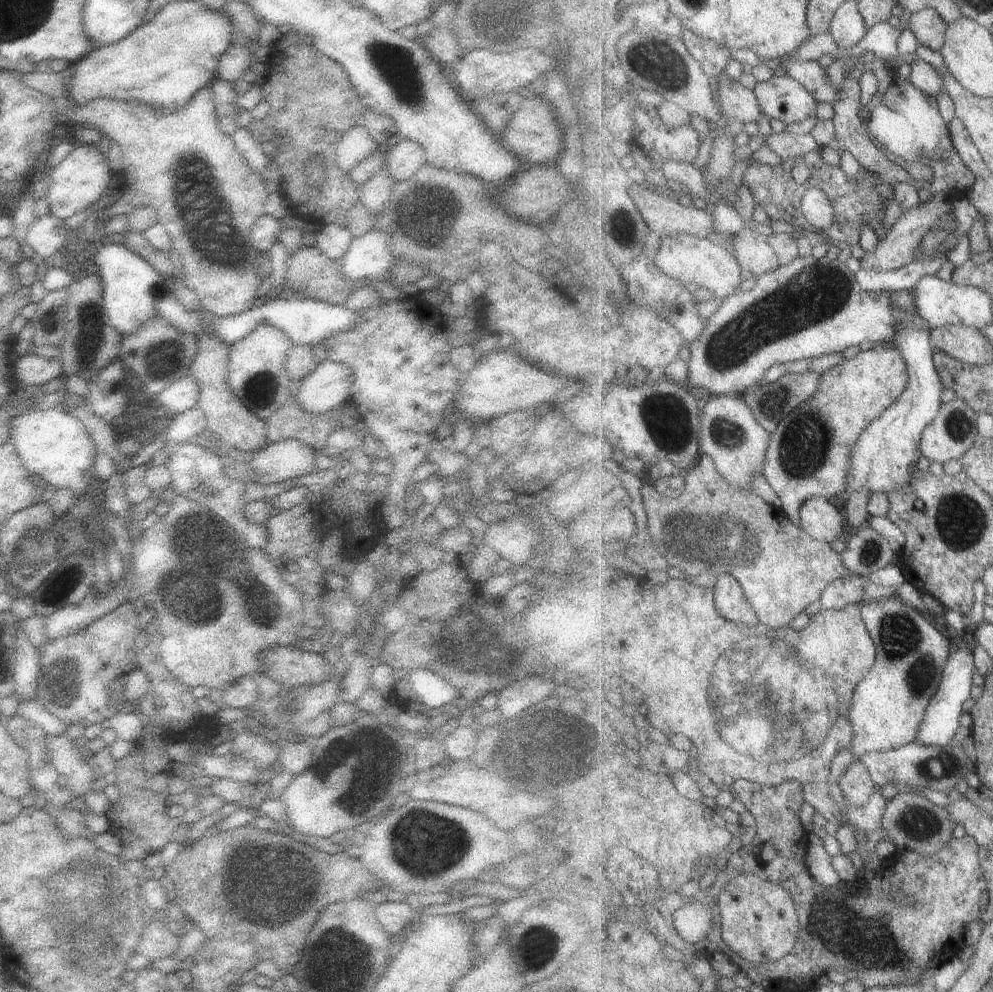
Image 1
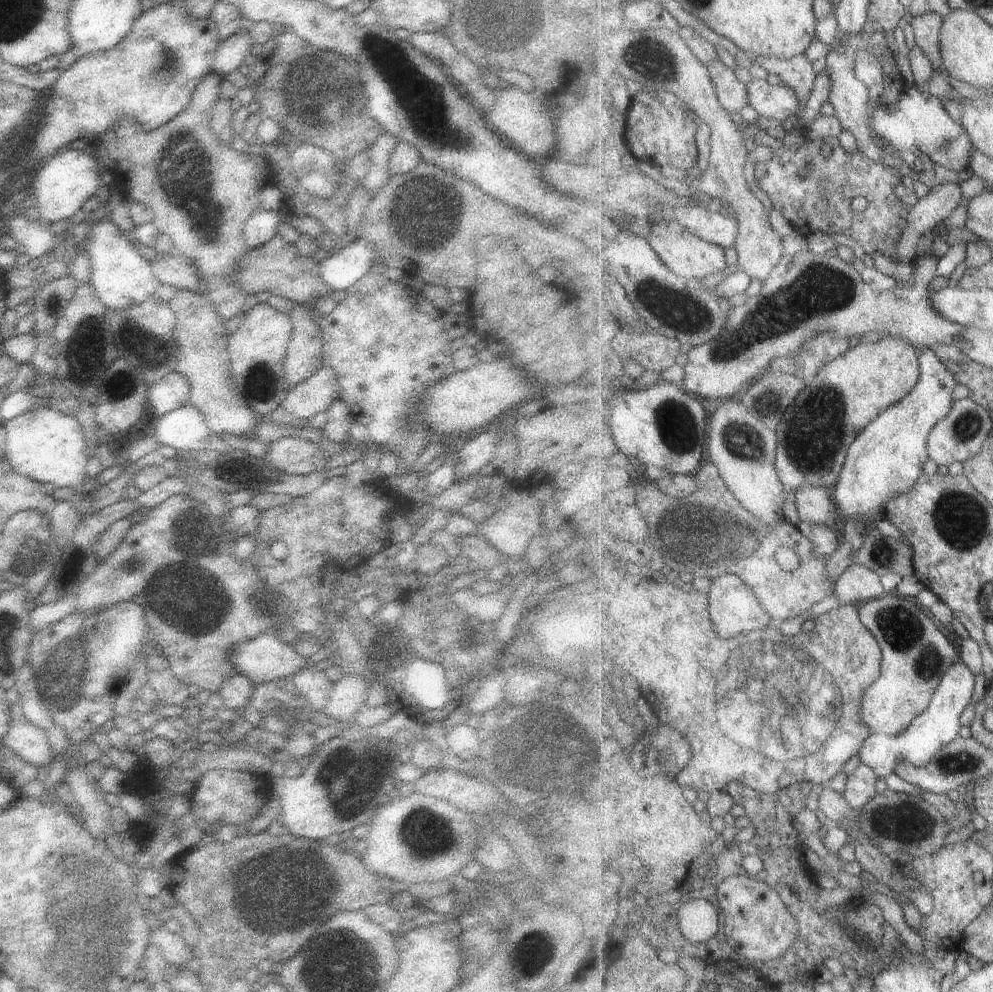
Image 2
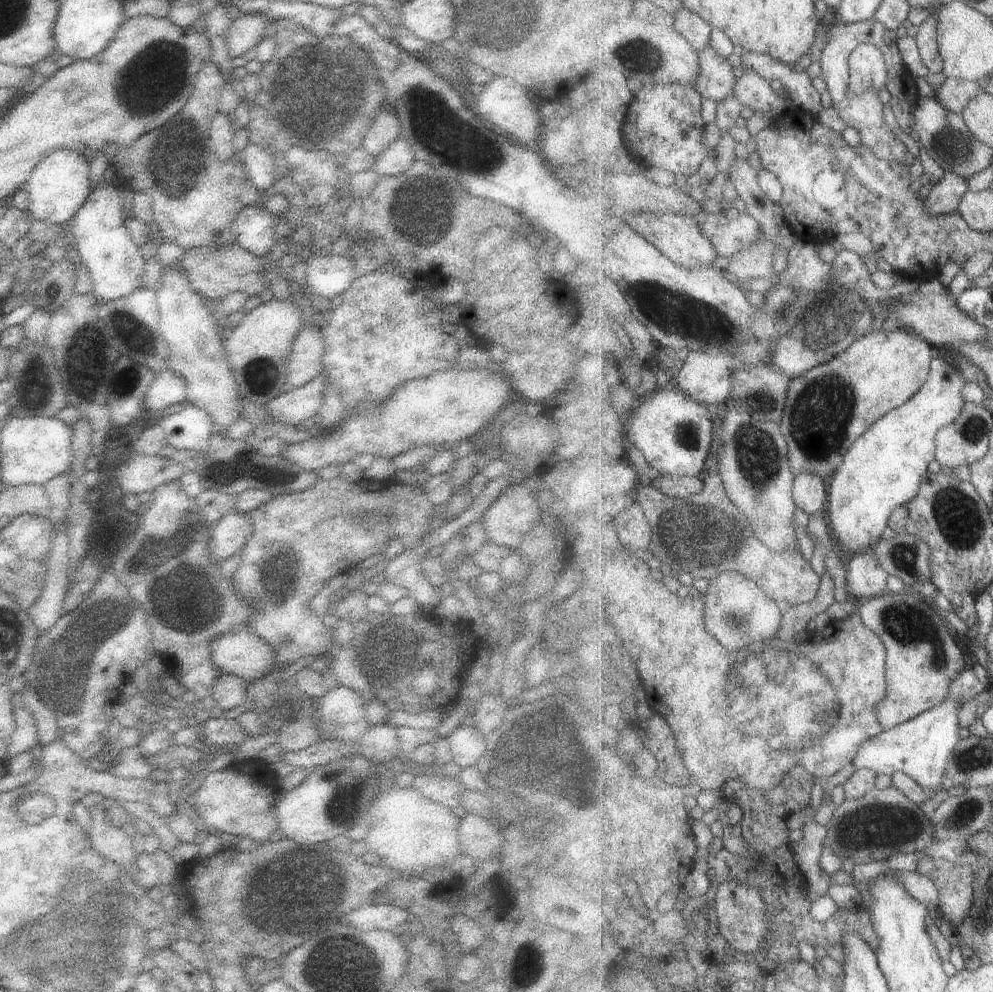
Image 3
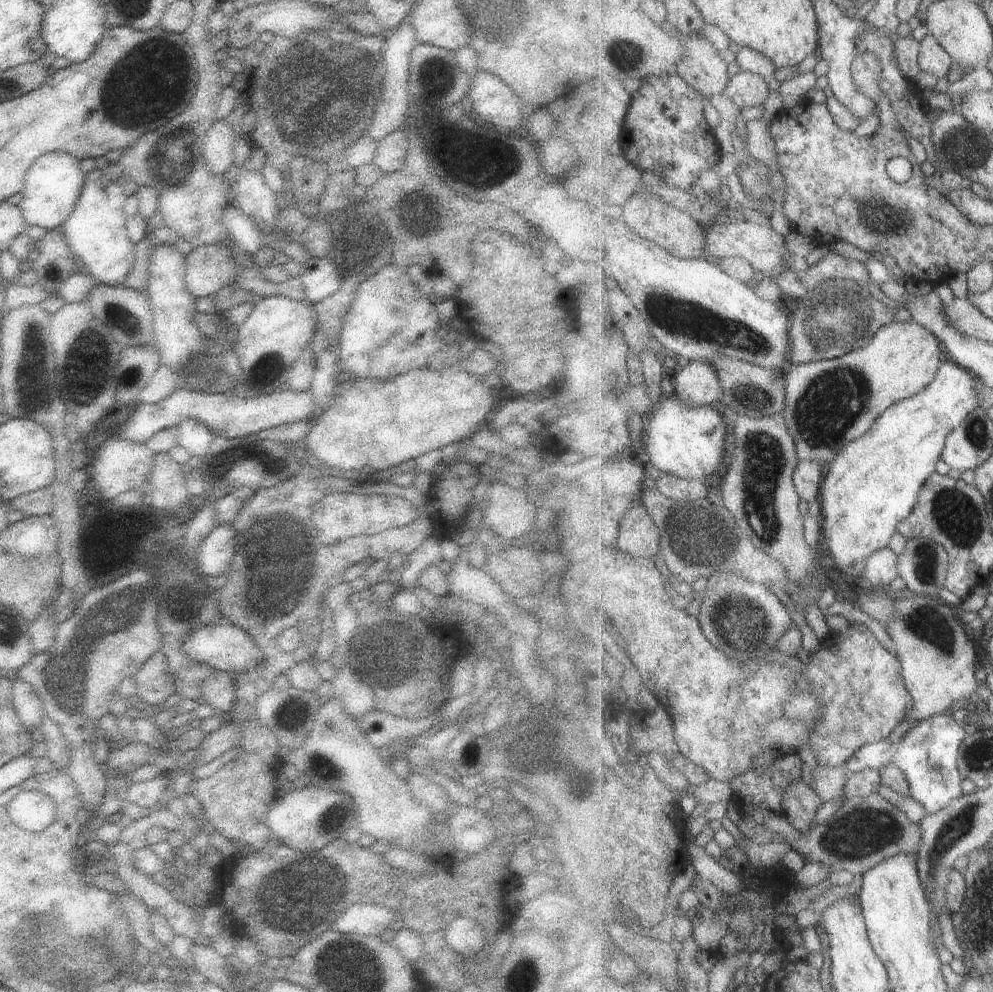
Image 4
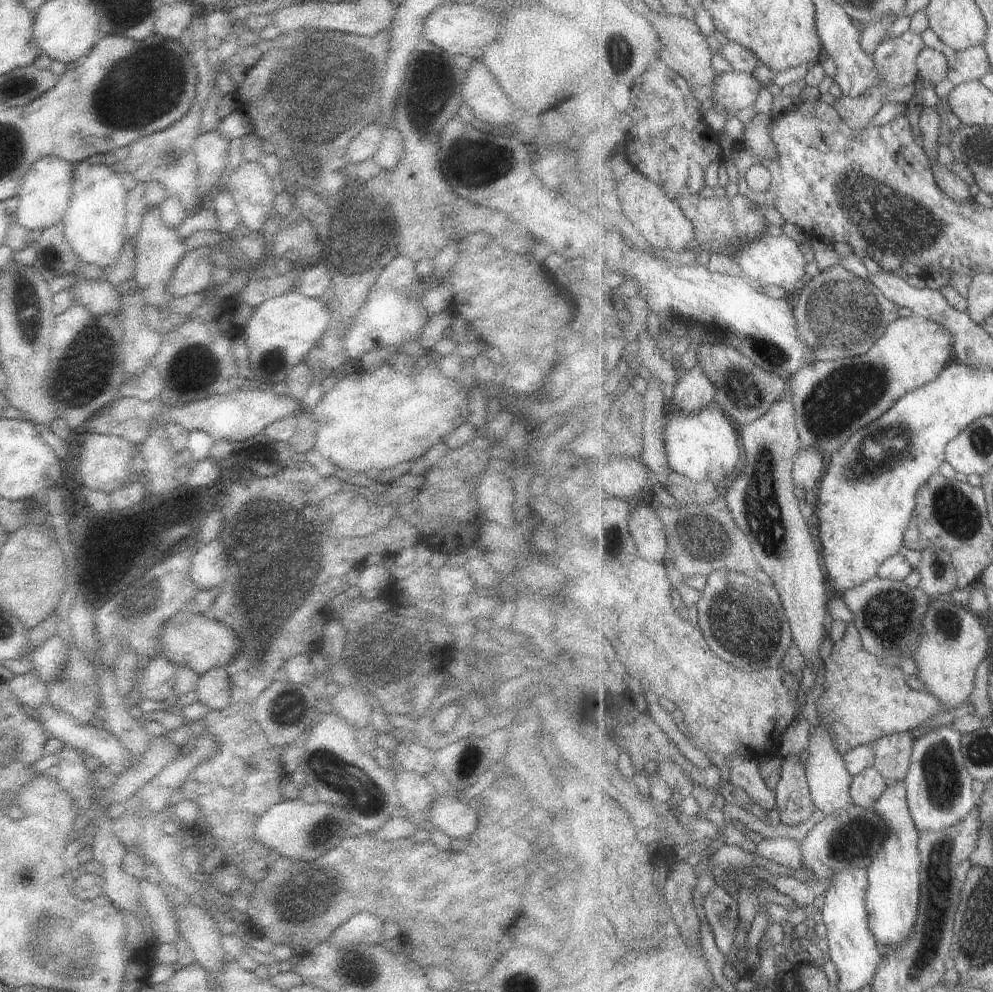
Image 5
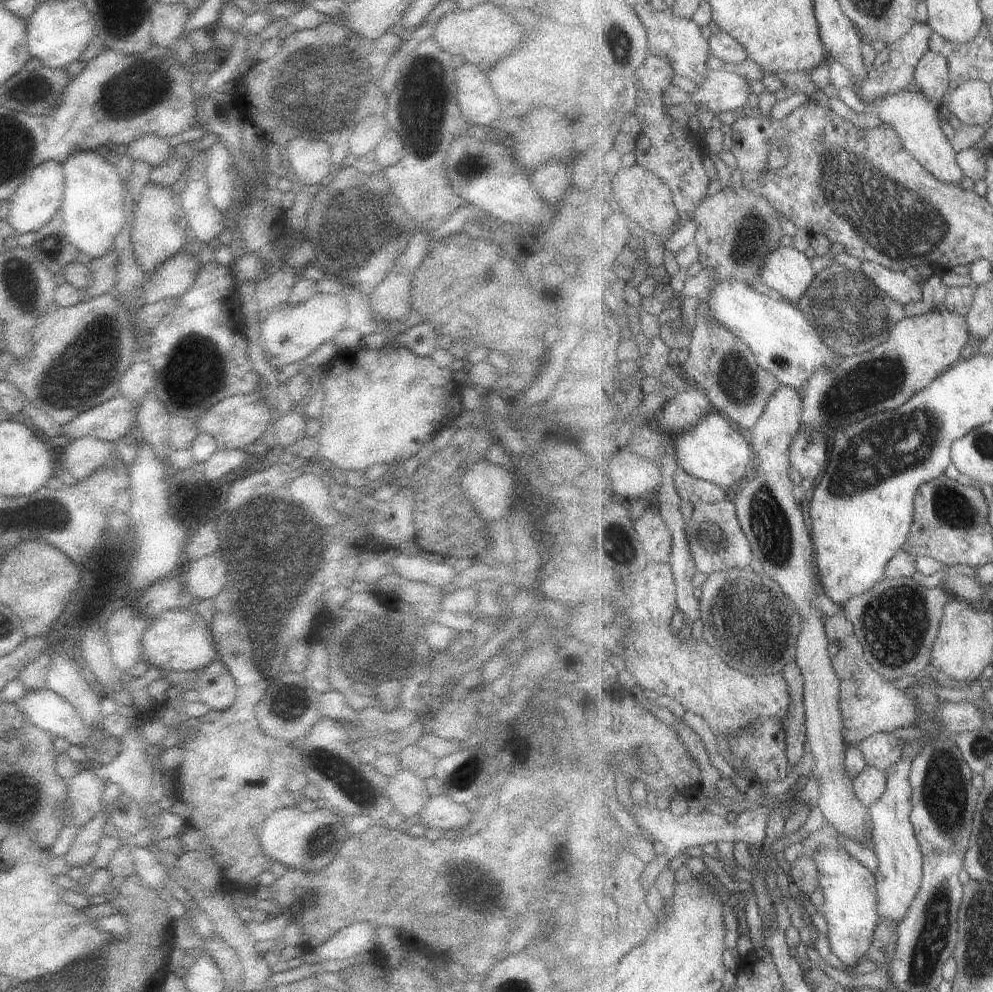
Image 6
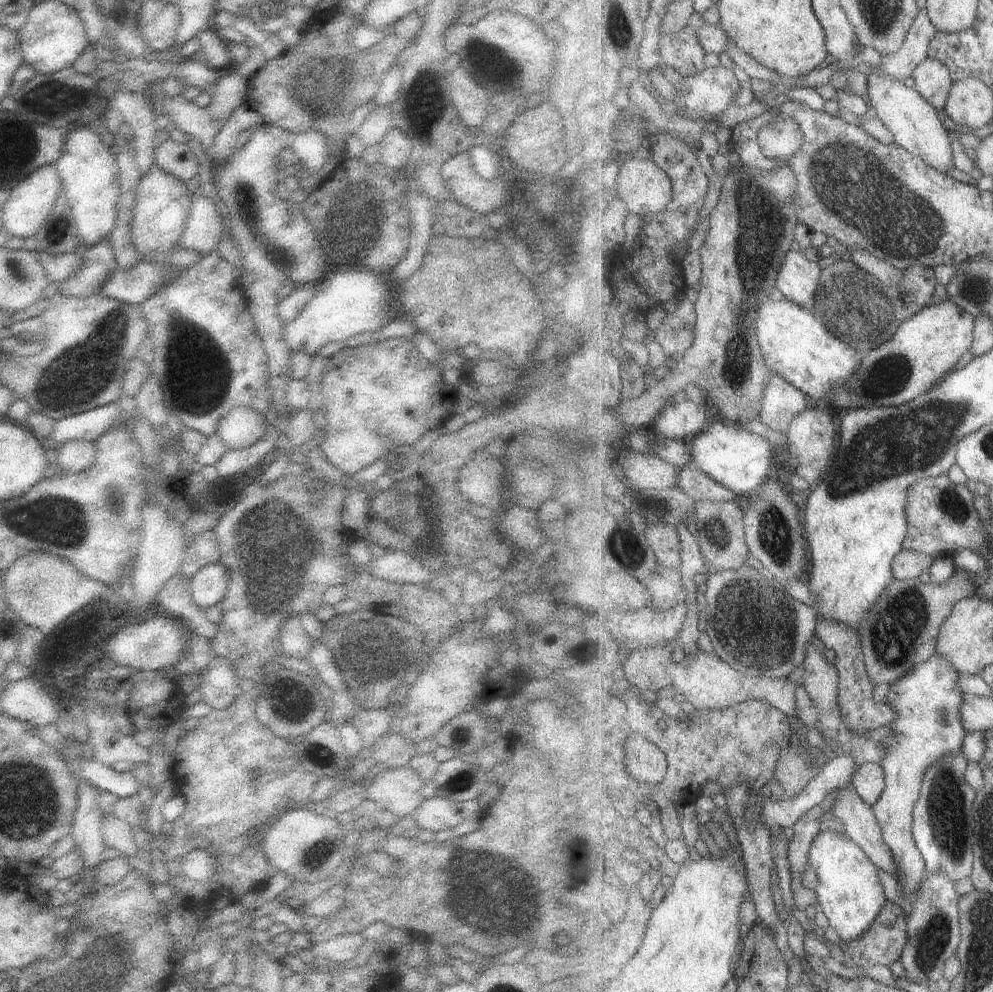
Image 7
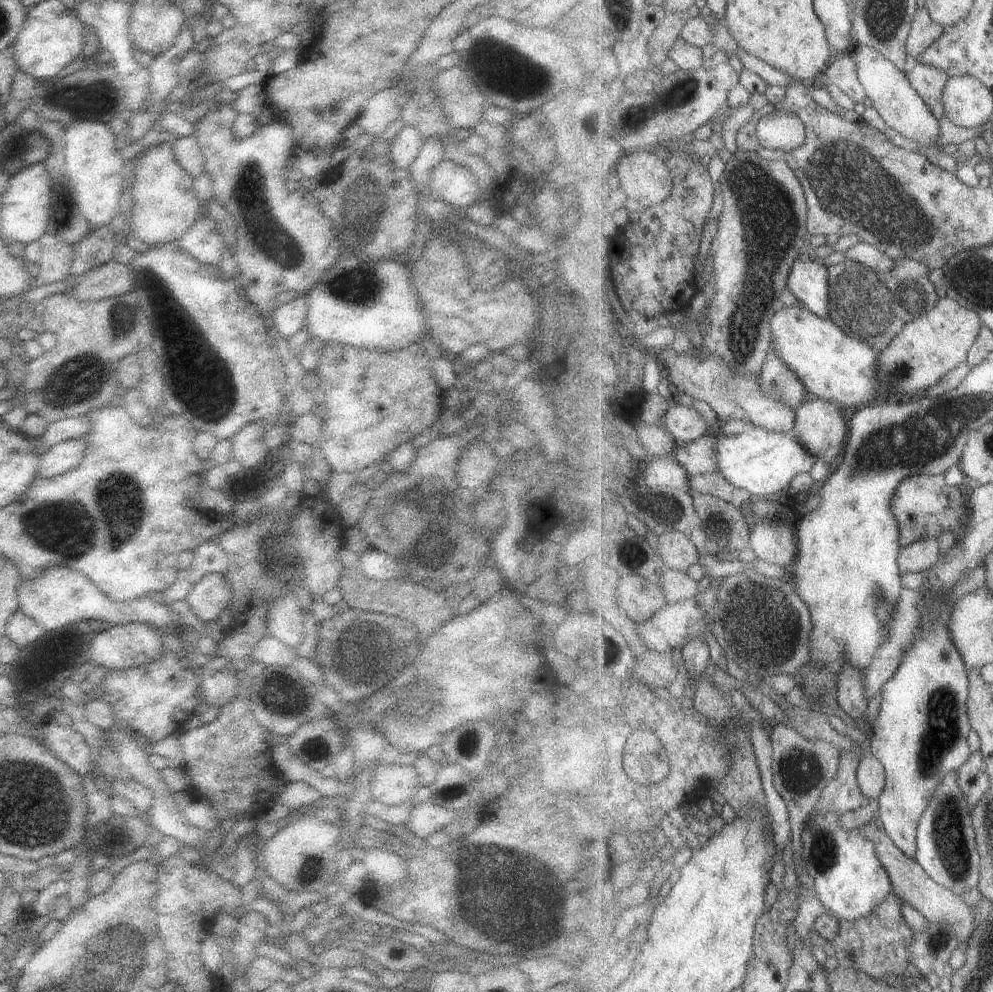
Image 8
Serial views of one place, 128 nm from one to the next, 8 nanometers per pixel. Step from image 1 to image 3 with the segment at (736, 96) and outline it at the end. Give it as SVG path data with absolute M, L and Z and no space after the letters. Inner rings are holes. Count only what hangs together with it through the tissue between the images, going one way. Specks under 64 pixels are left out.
M712 47L698 51L698 55L699 76L694 82L694 87L701 96L718 103L733 95L737 78L729 60L719 55Z

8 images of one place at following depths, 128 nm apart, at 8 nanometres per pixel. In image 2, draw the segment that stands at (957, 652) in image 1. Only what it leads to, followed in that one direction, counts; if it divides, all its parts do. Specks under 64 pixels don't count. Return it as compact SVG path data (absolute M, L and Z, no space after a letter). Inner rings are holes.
M956 662L946 673L930 705L925 712L913 719L913 722L898 735L879 733L871 735L858 754L860 762L869 765L877 773L878 778L885 779L898 770L902 763L911 763L922 767L932 762L941 750L959 739L961 715L969 706L975 692L975 674L962 662Z

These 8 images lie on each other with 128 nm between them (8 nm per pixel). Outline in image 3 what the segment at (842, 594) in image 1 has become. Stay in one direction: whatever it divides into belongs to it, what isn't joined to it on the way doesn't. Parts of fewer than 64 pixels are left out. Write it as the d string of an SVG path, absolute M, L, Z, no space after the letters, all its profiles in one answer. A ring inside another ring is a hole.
M869 550L853 556L845 574L845 590L855 596L857 603L889 592L889 573Z

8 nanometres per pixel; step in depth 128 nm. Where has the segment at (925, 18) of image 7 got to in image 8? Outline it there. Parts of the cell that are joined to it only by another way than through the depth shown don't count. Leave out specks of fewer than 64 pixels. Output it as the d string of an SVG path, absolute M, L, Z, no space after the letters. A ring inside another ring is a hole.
M926 6L917 9L915 13L911 32L906 40L908 55L917 60L918 56L927 50L942 34L944 26L935 22Z

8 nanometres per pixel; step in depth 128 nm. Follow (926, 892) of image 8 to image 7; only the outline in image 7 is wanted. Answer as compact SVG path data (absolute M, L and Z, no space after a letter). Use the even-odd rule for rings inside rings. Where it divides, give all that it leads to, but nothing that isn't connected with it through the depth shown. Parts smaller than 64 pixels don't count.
M843 785L835 790L835 792L838 797L831 812L837 818L839 824L843 824L843 834L854 840L881 870L895 877L900 872L900 866L894 857L892 848L885 842L883 829L872 805L865 802L851 785Z

